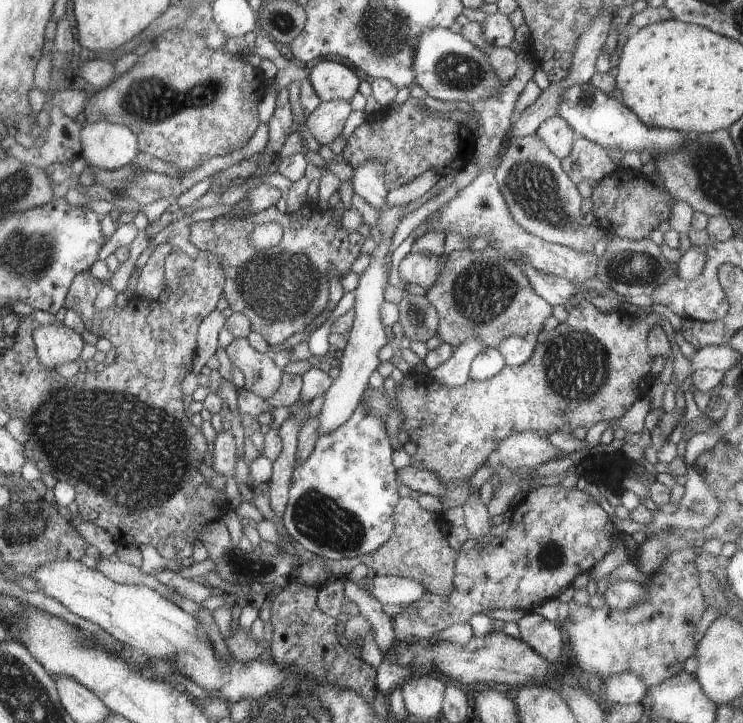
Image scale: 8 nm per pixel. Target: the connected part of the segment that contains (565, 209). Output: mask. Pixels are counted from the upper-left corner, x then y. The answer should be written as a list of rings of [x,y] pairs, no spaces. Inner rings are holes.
[[[538,134],[524,136],[508,147],[496,177],[514,220],[531,235],[584,254],[594,254],[594,244],[605,238],[606,232],[596,223],[584,224],[585,215],[581,212],[584,198],[576,183],[562,170],[561,160],[550,152]]]

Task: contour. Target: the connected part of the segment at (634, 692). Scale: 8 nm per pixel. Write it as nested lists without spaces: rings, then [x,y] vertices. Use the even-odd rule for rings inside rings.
[[[630,672],[617,673],[604,680],[602,694],[604,701],[611,704],[636,704],[642,703],[645,698],[648,687],[636,676]]]

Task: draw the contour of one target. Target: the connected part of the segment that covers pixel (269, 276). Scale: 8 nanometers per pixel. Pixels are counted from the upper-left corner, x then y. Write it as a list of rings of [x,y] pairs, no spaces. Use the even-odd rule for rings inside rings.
[[[308,202],[308,206],[299,208],[298,212],[280,212],[277,207],[265,208],[258,214],[248,218],[226,218],[221,215],[207,221],[192,222],[186,231],[189,248],[197,251],[208,251],[220,258],[220,266],[226,274],[223,296],[228,301],[228,308],[238,314],[243,314],[250,320],[250,330],[258,332],[269,345],[278,345],[293,334],[304,331],[312,320],[322,314],[328,306],[328,274],[342,278],[350,272],[352,262],[360,256],[360,246],[364,238],[358,230],[346,230],[340,221],[334,218],[333,208],[322,210],[318,204]],[[276,223],[283,228],[282,240],[278,246],[268,250],[255,250],[250,246],[248,236],[252,234],[255,225]]]

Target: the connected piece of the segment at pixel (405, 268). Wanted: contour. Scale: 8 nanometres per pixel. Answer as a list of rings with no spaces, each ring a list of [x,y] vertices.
[[[429,250],[425,252],[408,253],[398,266],[402,280],[410,284],[418,284],[424,290],[434,288],[442,272],[442,255]]]

